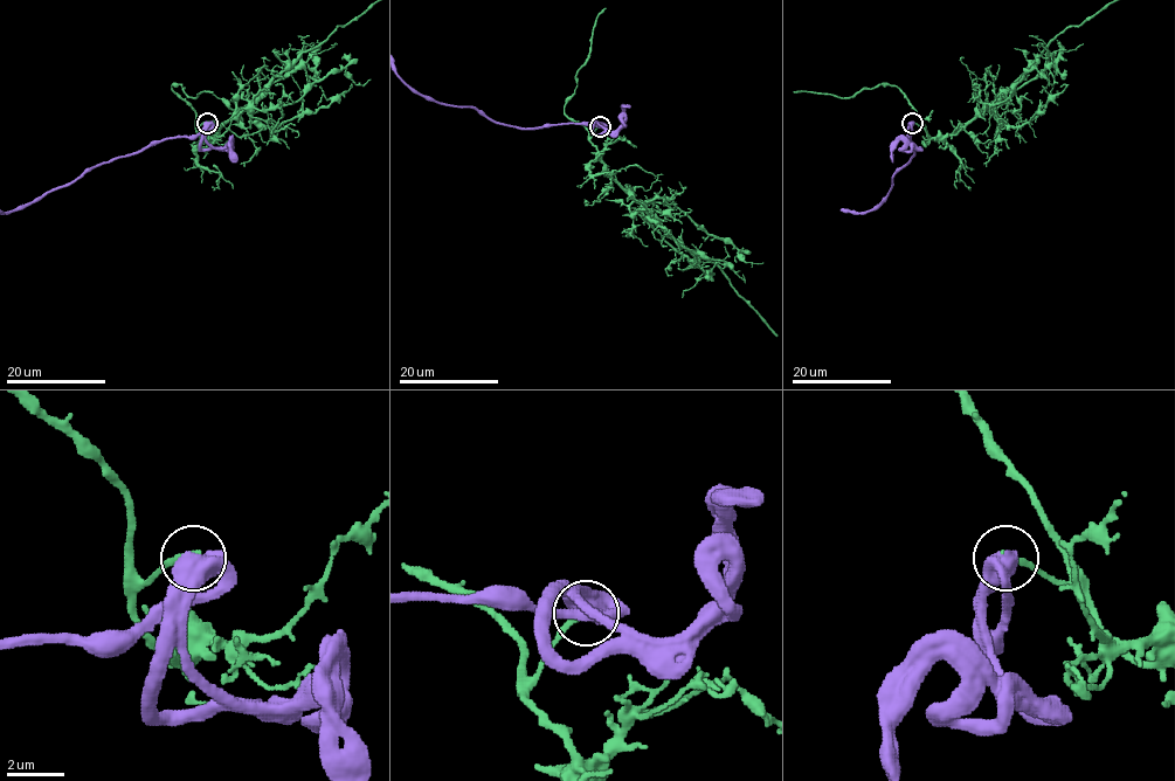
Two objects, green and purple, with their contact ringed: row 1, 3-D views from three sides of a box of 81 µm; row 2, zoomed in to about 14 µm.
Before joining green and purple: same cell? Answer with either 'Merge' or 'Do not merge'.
Do not merge

